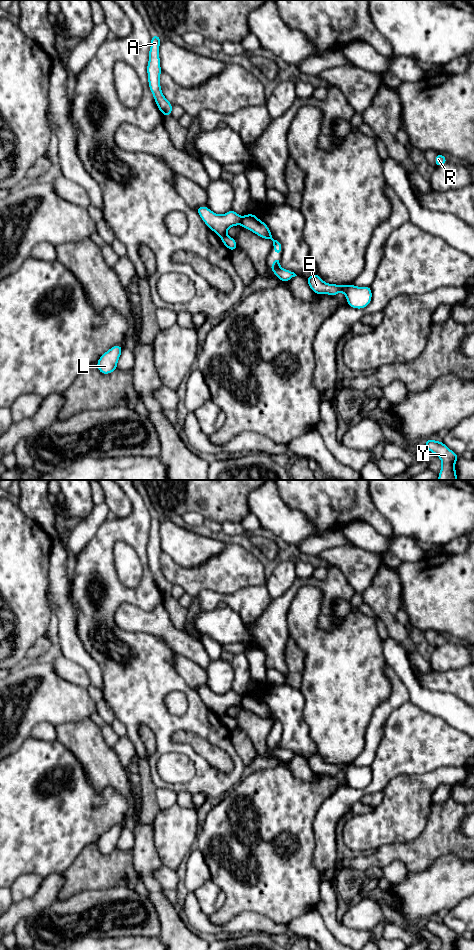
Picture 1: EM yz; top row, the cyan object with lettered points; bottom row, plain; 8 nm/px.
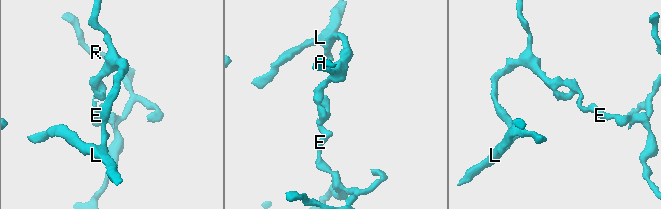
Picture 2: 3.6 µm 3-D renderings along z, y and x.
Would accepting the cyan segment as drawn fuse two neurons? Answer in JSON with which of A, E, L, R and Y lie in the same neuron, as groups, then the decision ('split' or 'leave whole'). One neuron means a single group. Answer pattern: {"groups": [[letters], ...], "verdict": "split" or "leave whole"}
{"groups": [["A", "L"], ["E", "R", "Y"]], "verdict": "split"}

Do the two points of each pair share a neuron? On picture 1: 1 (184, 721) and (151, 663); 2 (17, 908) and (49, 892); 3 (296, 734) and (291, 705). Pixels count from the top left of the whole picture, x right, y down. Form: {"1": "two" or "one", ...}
{"1": "one", "2": "one", "3": "one"}

